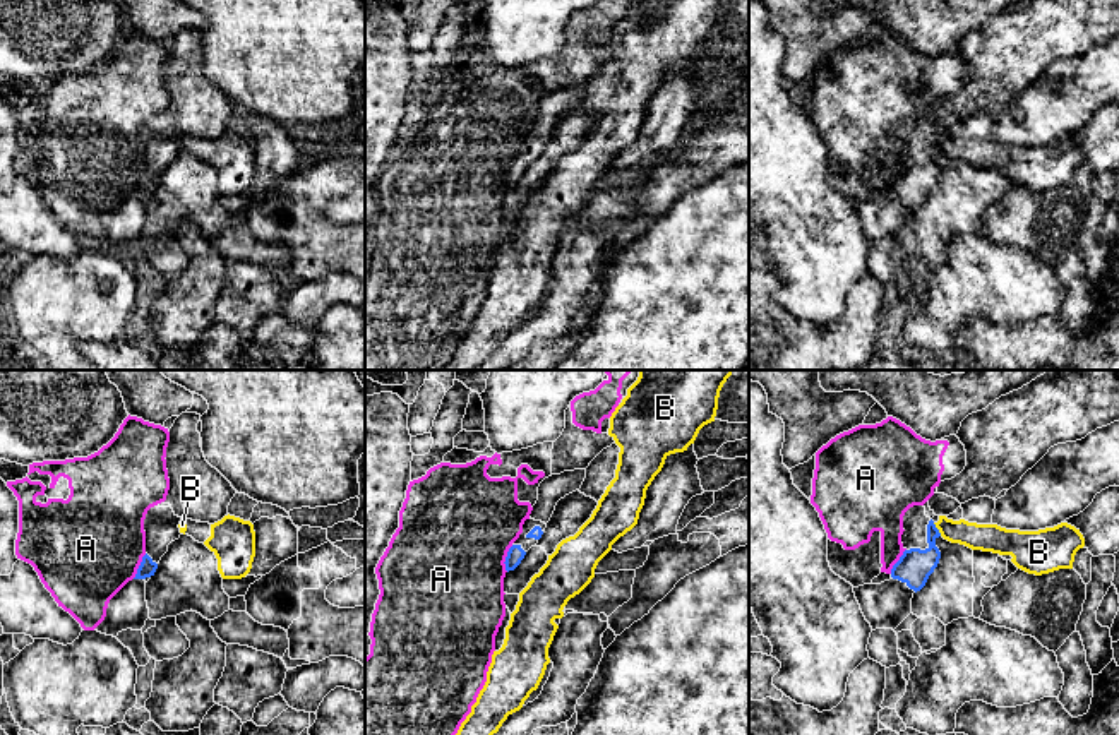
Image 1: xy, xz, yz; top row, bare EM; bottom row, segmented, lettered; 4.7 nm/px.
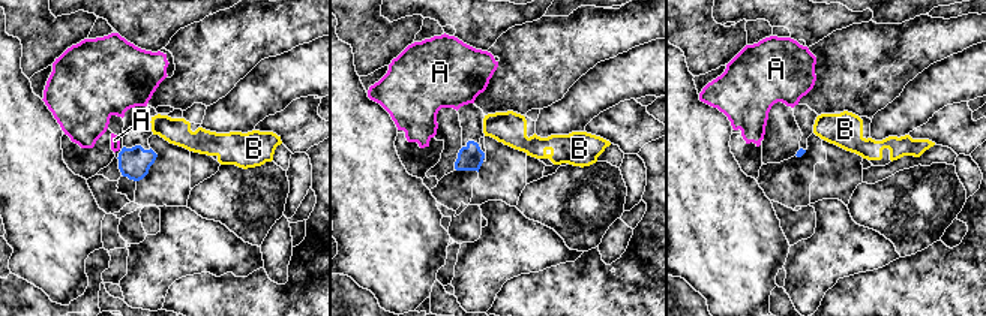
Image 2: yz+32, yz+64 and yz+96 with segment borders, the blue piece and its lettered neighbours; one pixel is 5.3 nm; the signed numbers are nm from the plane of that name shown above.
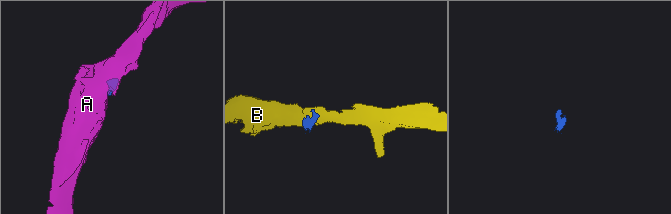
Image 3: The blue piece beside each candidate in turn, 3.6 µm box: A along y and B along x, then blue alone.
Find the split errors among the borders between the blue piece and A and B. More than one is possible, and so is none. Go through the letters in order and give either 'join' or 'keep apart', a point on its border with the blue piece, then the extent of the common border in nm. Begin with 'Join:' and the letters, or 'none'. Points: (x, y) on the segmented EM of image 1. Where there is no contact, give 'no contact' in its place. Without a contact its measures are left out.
Join: none
A: keep apart; contact xz (506, 559); length 130 nm
B: keep apart; contact yz (938, 530); length 80 nm

